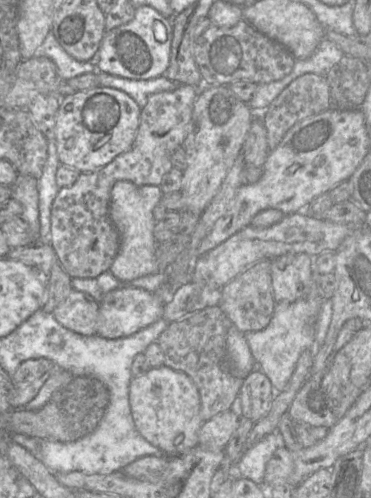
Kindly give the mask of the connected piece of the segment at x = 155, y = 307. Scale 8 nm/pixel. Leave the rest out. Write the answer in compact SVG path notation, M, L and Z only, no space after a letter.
M139 288L115 289L100 303L97 334L107 339L130 336L161 319L164 308L155 293Z

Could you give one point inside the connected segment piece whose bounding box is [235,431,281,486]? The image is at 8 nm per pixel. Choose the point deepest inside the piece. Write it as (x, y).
(252, 463)

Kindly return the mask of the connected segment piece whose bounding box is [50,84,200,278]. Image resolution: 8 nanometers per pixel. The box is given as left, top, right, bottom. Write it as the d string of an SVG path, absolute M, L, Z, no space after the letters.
M181 84L173 91L152 94L147 104L141 109L140 125L130 149L102 168L81 173L72 186L60 189L52 205L50 244L57 259L71 278L96 278L103 272L109 271L120 248L120 236L110 218L111 189L120 180L130 181L139 186L161 185L164 176L173 167L172 154L184 143L199 90L200 87Z

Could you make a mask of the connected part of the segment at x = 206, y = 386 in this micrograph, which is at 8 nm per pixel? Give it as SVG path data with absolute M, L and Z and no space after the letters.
M218 306L190 314L169 324L158 338L165 356L165 365L187 374L200 395L200 416L203 422L230 410L240 392L243 380L228 370L226 339L232 322Z

